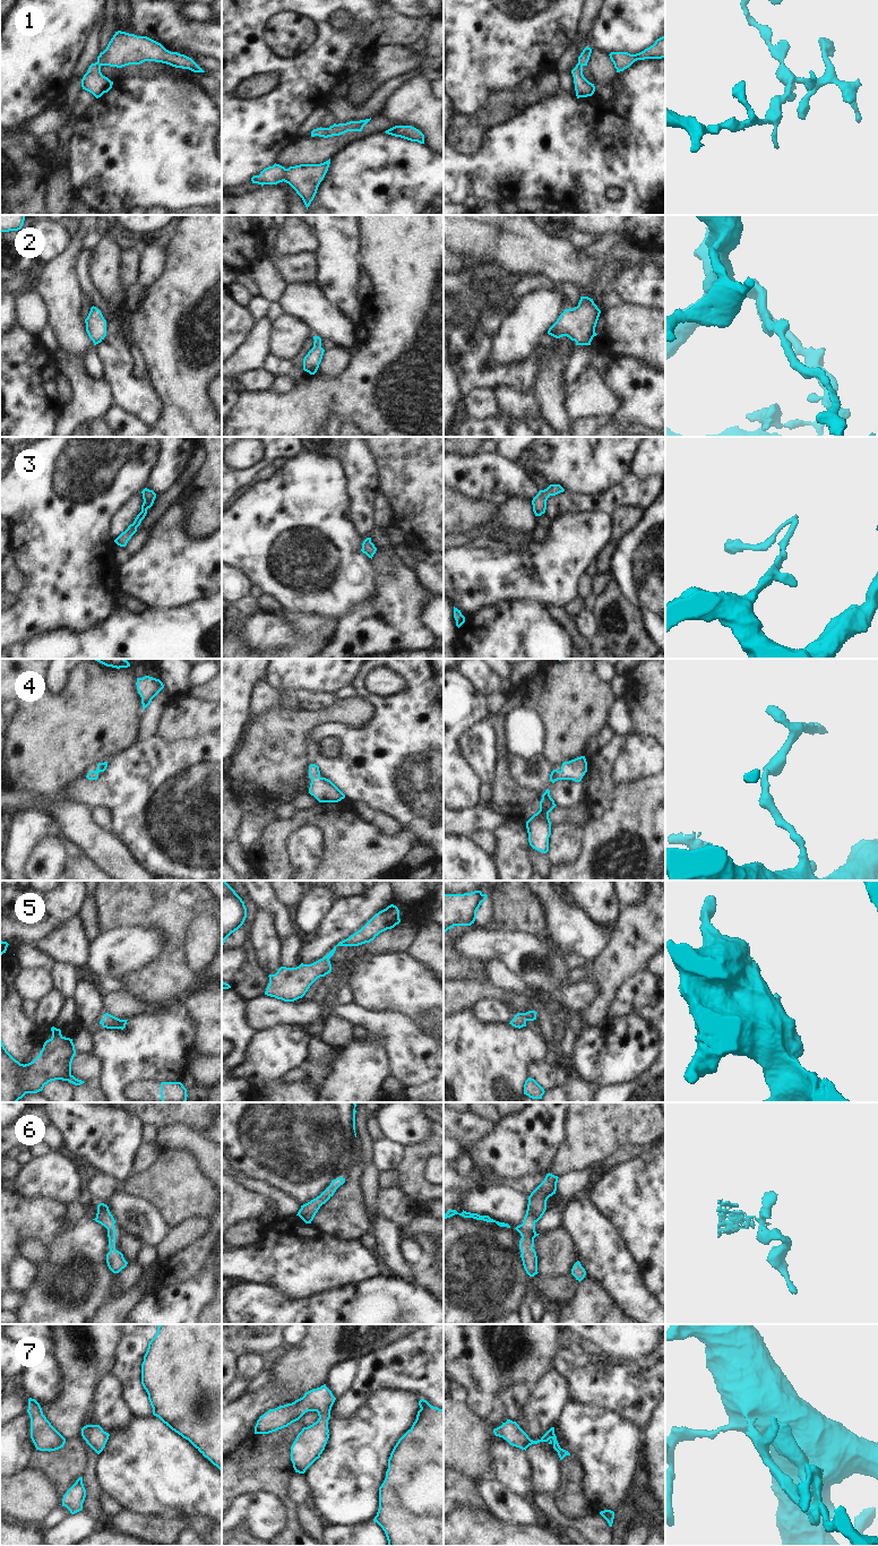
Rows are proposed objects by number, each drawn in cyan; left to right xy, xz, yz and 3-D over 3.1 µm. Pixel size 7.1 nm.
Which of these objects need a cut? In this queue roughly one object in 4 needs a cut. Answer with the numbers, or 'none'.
none

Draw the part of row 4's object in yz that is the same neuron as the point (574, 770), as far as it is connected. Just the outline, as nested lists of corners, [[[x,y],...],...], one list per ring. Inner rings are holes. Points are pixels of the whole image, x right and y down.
[[[585,756],[577,757],[569,762],[563,762],[561,770],[553,770],[550,774],[550,781],[554,783],[558,780],[573,780],[580,782],[587,772],[587,762]]]

